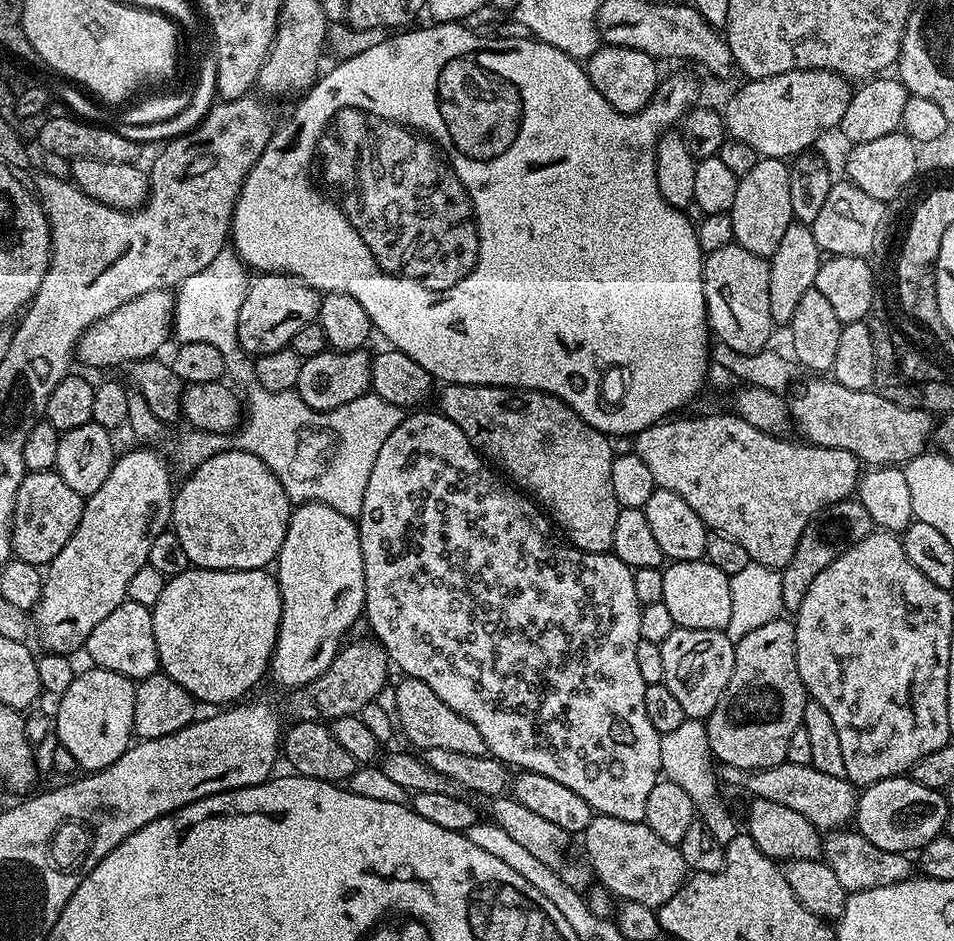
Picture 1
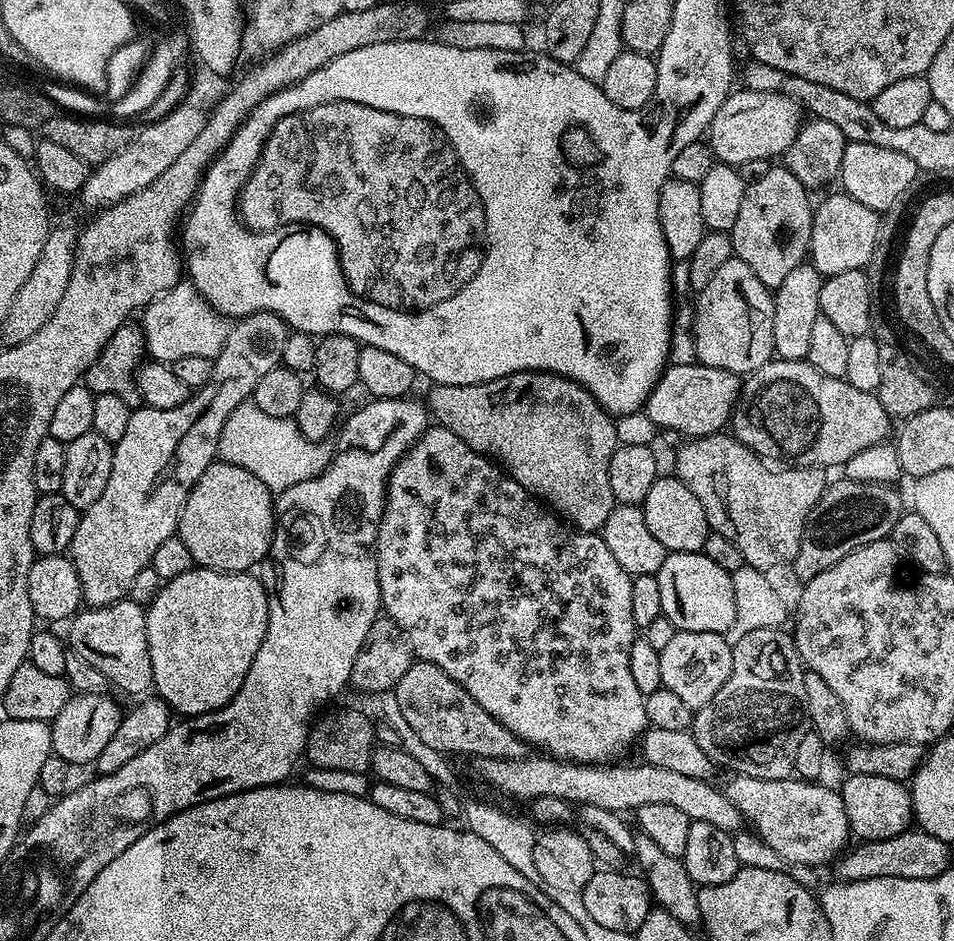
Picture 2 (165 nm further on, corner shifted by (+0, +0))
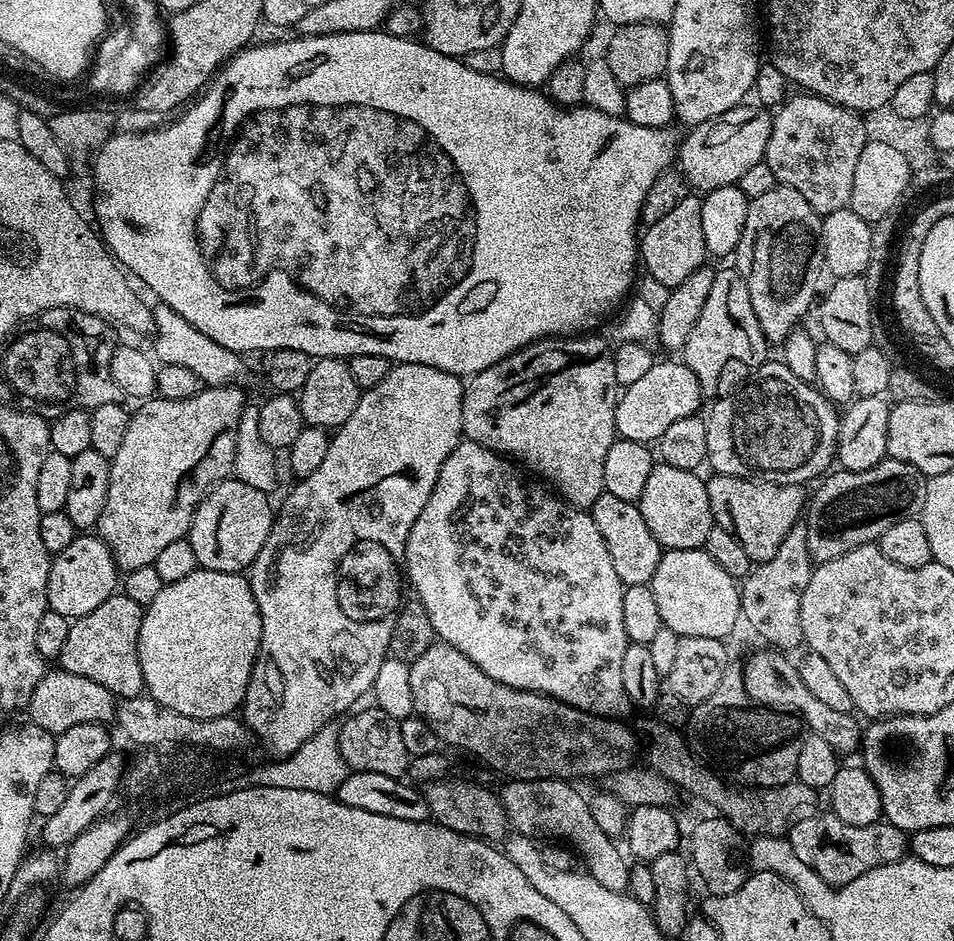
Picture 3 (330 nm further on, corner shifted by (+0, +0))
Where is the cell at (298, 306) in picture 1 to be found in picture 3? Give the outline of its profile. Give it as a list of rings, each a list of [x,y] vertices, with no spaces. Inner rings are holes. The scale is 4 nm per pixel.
[[[235,383],[226,384],[220,387],[201,387],[194,398],[182,398],[181,400],[162,400],[159,398],[149,398],[139,405],[137,412],[130,415],[130,426],[126,426],[126,438],[122,442],[122,447],[118,449],[118,454],[110,457],[108,469],[110,470],[110,486],[108,487],[108,497],[106,506],[102,506],[102,514],[98,518],[95,531],[101,540],[106,542],[106,546],[111,550],[112,557],[117,569],[126,574],[130,570],[139,570],[142,566],[150,566],[158,558],[159,552],[168,545],[169,542],[178,542],[188,535],[188,528],[192,524],[192,515],[196,513],[196,507],[204,500],[213,484],[220,483],[221,480],[229,479],[233,475],[234,454],[236,453],[236,431],[240,415],[244,413],[246,401],[244,392]]]

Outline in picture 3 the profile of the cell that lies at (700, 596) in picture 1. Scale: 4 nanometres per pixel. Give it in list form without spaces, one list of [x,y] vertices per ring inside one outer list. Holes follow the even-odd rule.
[[[703,548],[665,551],[658,562],[658,570],[654,570],[651,585],[664,627],[674,630],[680,637],[724,640],[735,630],[736,623],[738,625],[741,623],[740,584],[733,576],[726,574],[726,570],[722,570],[722,566],[718,566],[718,562],[714,562],[714,558],[710,558],[710,554],[706,554]]]

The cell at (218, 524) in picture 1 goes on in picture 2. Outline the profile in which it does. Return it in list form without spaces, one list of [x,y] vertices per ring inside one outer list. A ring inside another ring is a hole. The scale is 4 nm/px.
[[[214,462],[198,478],[186,498],[186,506],[180,515],[178,535],[190,550],[193,565],[213,568],[216,572],[247,572],[255,569],[267,557],[272,545],[272,533],[276,531],[274,493],[250,470],[223,462]]]

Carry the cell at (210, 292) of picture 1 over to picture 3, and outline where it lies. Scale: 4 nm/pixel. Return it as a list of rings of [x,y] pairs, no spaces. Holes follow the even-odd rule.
[[[159,303],[153,307],[153,331],[154,337],[156,336],[153,353],[157,361],[168,365],[185,366],[186,370],[197,374],[201,383],[207,387],[235,383],[244,368],[243,357],[239,353],[219,346],[212,338],[207,338],[206,334],[194,329],[194,326],[165,304]]]

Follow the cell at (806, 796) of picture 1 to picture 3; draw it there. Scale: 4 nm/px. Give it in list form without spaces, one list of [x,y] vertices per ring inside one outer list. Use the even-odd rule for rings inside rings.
[[[433,642],[409,667],[410,693],[413,695],[415,715],[428,720],[428,728],[452,748],[465,748],[484,764],[489,764],[504,778],[513,780],[558,779],[576,782],[579,776],[607,778],[613,772],[633,767],[636,756],[636,736],[616,718],[592,716],[561,700],[544,696],[541,692],[518,690],[502,682],[494,682],[462,650]]]

